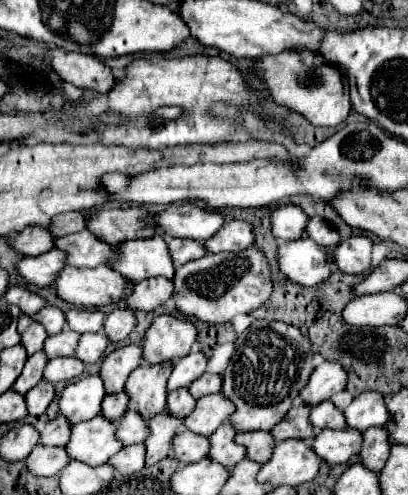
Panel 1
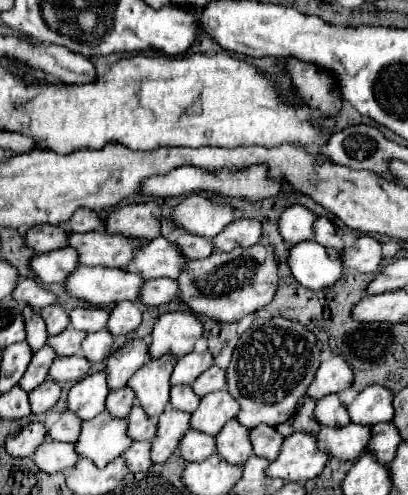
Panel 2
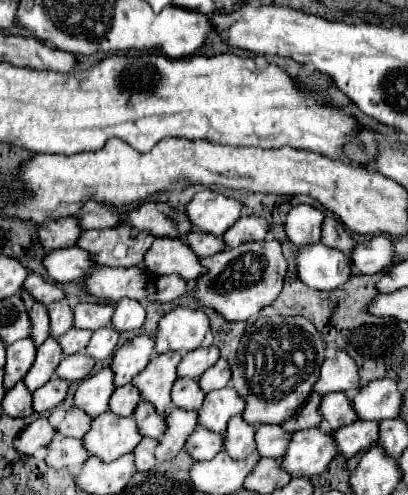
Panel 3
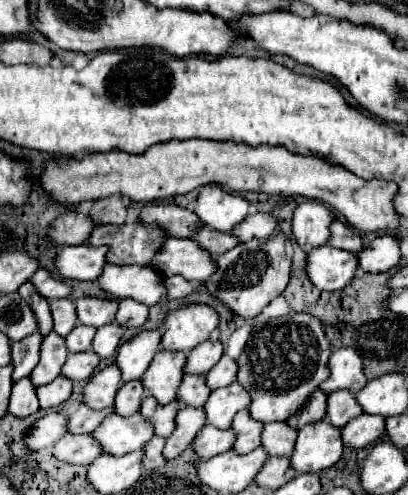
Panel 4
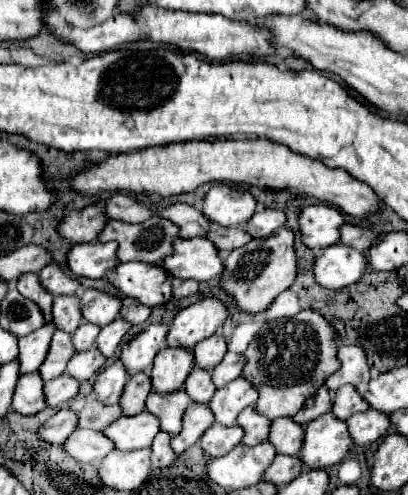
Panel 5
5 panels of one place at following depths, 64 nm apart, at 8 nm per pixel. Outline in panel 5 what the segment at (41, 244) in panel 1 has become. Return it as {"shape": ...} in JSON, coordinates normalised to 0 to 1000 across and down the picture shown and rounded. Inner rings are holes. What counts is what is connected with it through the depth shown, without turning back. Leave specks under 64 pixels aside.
{"shape":[[[221,412],[201,424],[181,424],[147,448],[147,473],[172,489],[230,489],[235,477],[265,453],[265,436],[255,432],[250,412]]]}

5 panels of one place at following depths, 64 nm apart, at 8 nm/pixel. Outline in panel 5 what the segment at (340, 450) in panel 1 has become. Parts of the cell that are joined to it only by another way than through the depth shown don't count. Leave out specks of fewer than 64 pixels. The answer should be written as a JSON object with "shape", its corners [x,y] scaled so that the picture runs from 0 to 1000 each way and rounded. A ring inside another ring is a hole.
{"shape":[[[912,824],[902,832],[858,840],[848,853],[853,853],[853,873],[868,897],[882,897],[882,901],[902,901],[922,893],[926,885],[946,881],[961,861],[956,840],[946,832],[926,832]]]}

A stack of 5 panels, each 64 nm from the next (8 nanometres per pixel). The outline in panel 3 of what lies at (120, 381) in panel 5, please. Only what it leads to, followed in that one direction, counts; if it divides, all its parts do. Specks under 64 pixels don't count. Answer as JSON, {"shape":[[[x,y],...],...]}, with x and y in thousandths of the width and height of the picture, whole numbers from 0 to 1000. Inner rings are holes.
{"shape":[[[250,743],[245,752],[201,768],[186,788],[181,820],[216,832],[221,840],[240,840],[270,824],[270,800],[284,788],[275,743]]]}

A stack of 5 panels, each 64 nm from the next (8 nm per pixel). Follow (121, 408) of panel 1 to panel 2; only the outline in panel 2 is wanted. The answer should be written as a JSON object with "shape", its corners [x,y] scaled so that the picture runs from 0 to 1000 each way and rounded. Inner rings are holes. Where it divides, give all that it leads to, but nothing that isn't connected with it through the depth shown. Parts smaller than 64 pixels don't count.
{"shape":[[[304,780],[294,788],[275,788],[260,808],[260,828],[284,844],[314,844],[314,832],[328,820],[328,804],[333,800],[324,796],[324,784],[314,784],[314,780]]]}

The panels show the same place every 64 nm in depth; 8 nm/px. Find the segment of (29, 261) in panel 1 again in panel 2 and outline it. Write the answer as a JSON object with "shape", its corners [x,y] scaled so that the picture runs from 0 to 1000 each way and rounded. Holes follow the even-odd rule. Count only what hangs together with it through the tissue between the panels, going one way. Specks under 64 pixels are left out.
{"shape":[[[147,501],[127,505],[113,513],[93,513],[78,521],[78,545],[93,566],[108,574],[132,574],[132,570],[162,570],[162,562],[196,537],[191,509],[176,501]]]}

